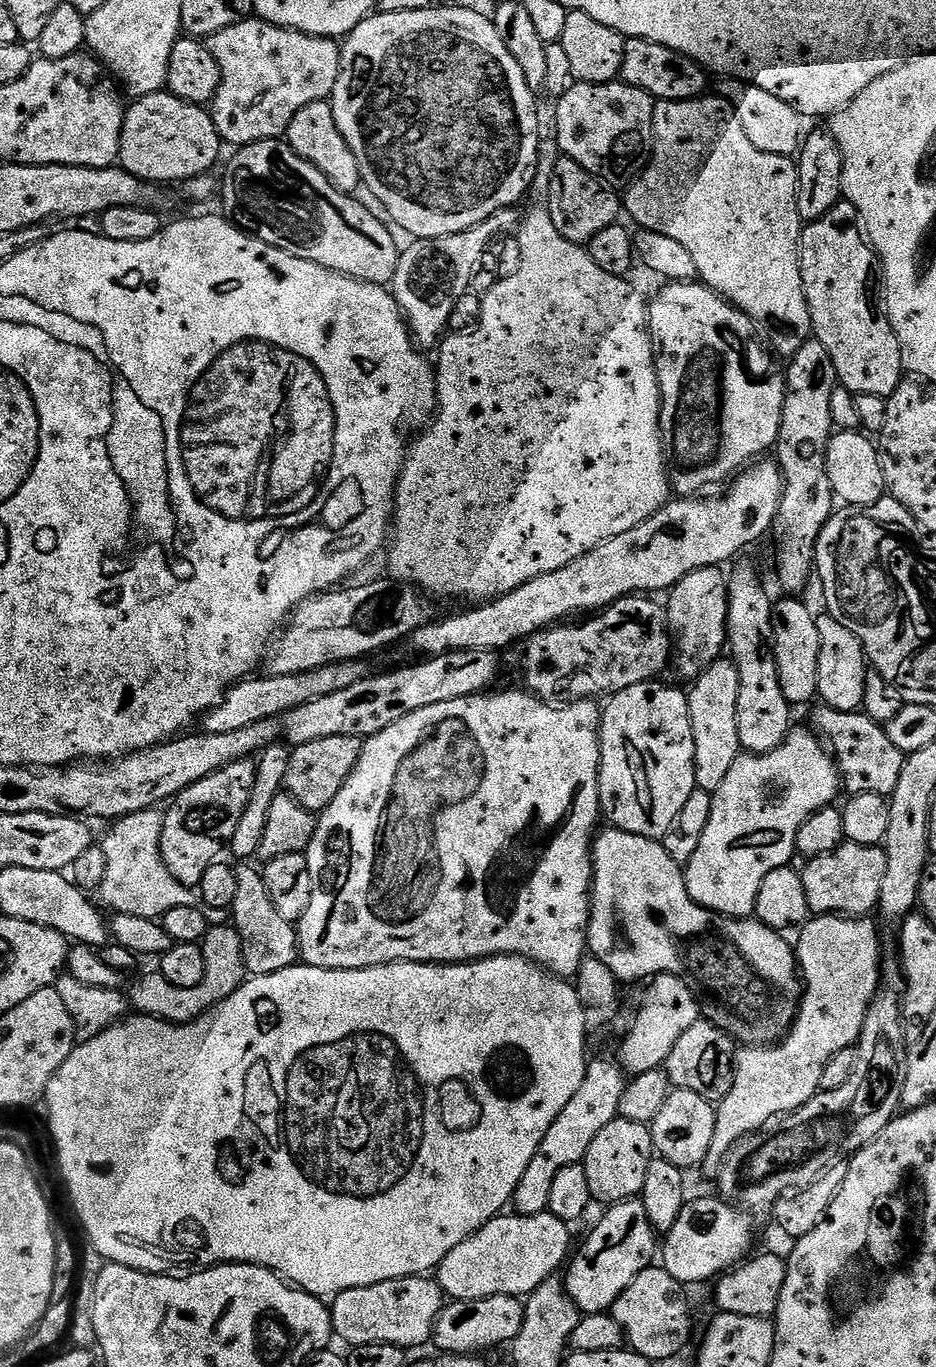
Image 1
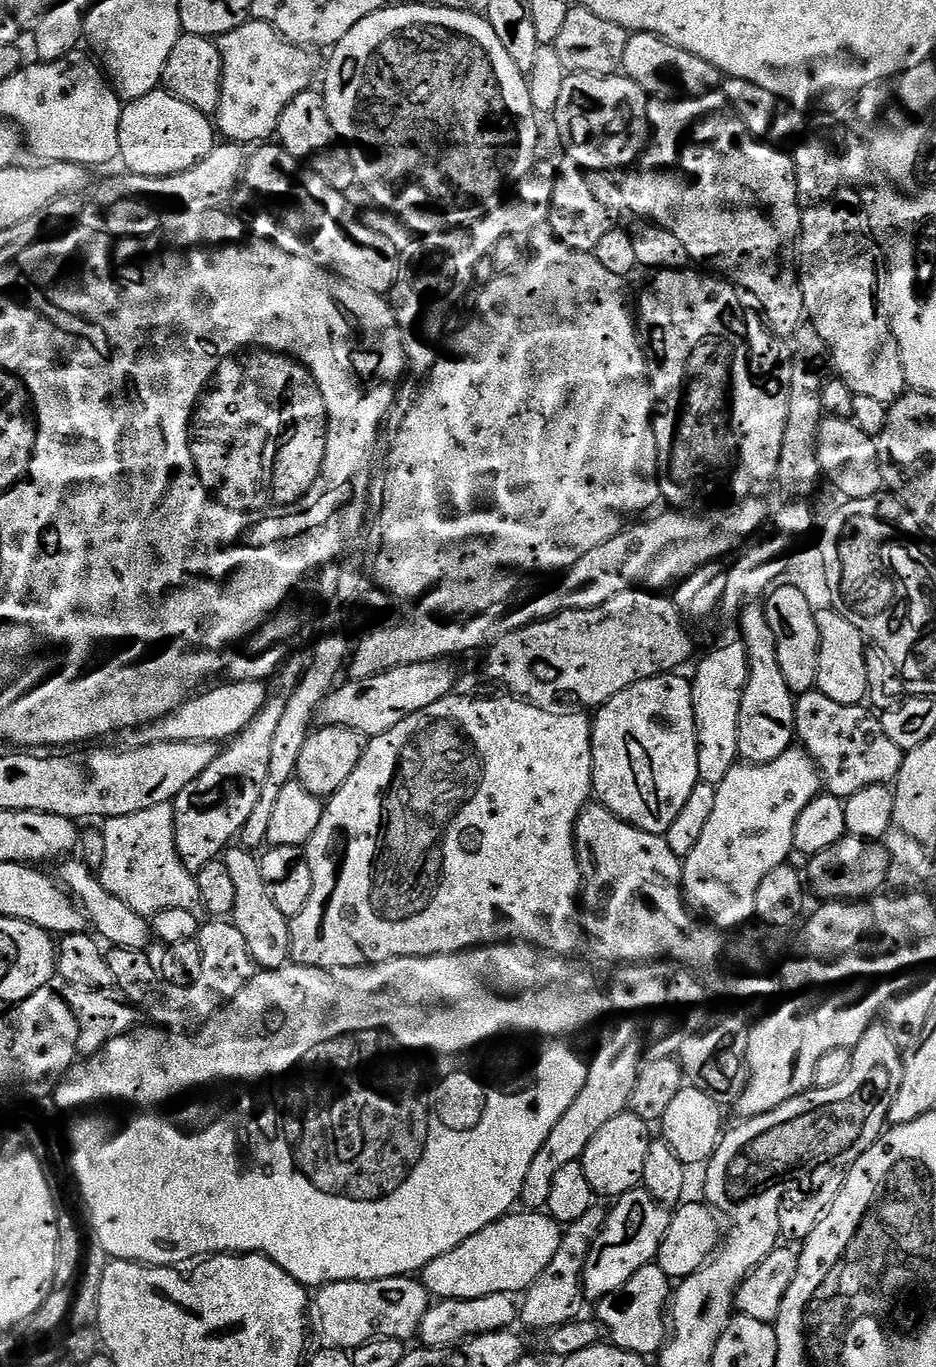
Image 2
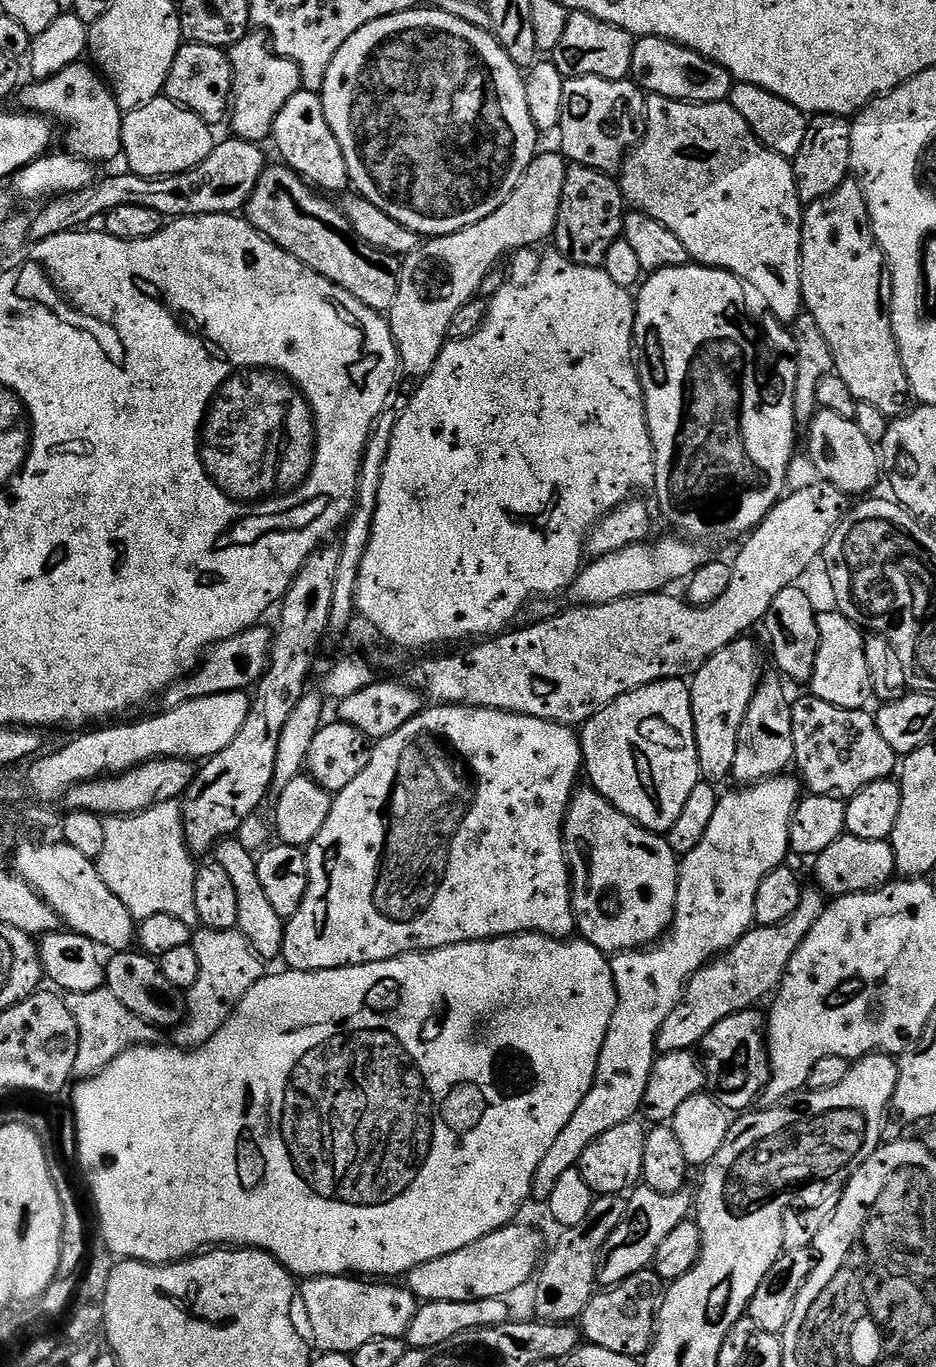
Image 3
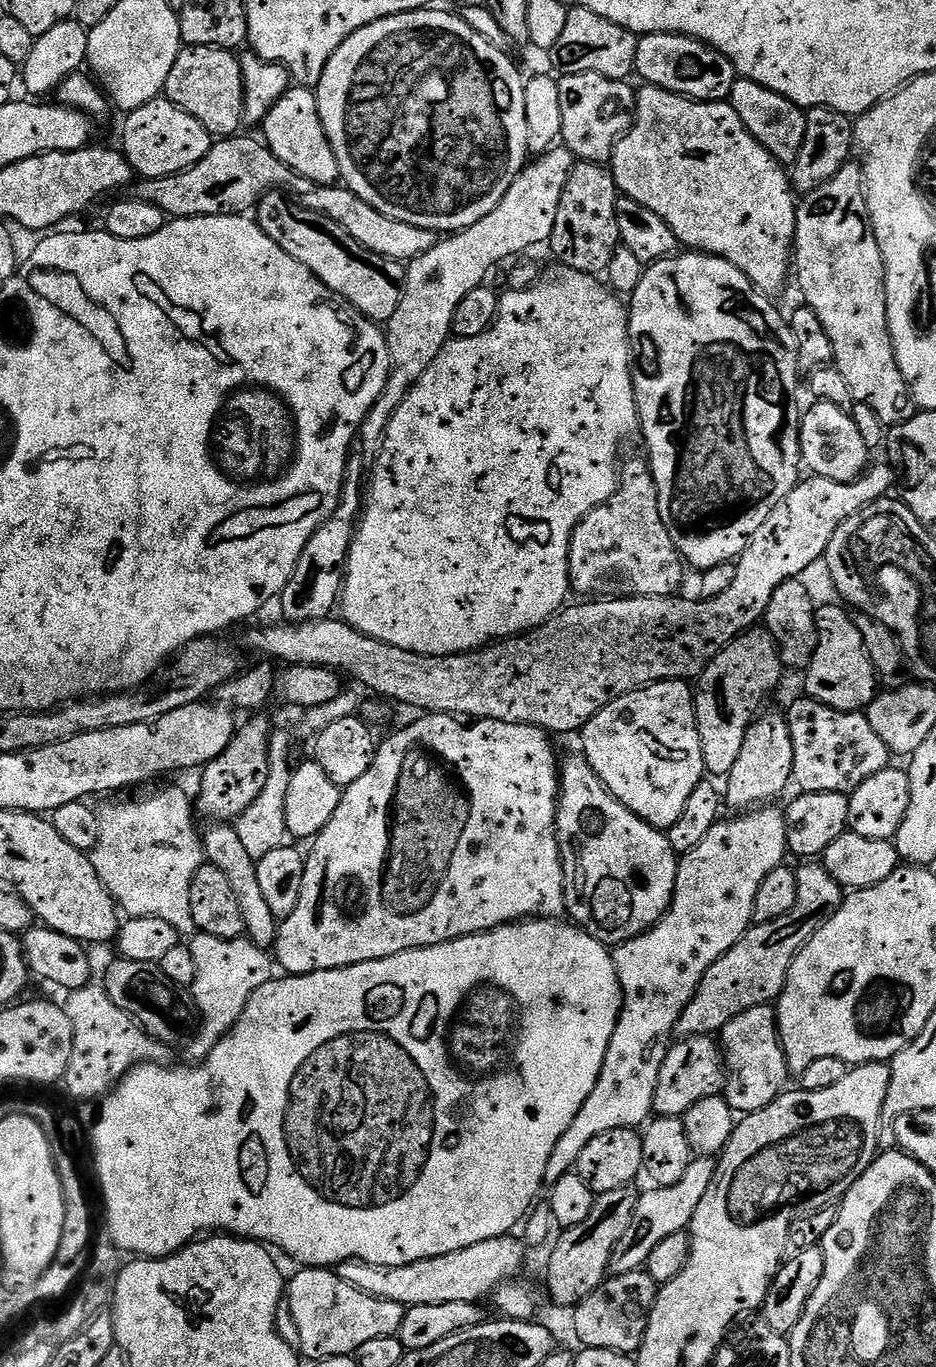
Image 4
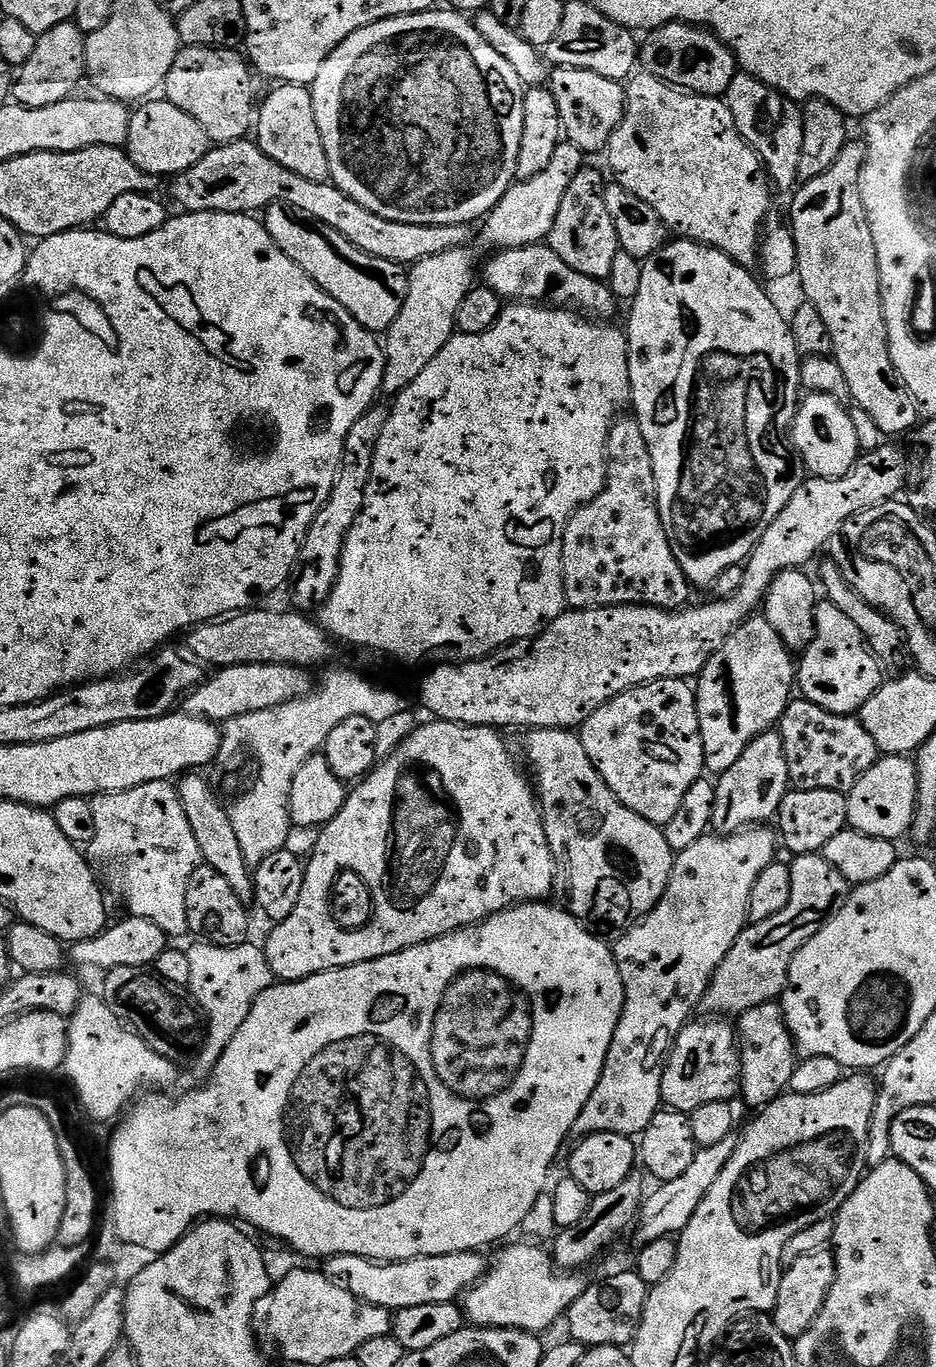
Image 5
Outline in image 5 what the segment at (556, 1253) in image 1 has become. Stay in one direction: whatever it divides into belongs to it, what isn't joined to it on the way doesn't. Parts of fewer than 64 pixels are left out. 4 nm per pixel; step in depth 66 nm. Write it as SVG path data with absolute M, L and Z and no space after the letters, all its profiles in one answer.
M479 1251L419 1256L413 1260L377 1262L361 1256L333 1256L327 1261L326 1274L331 1280L348 1288L359 1300L377 1304L389 1310L427 1304L450 1304L461 1299L462 1294L484 1275L486 1260Z

